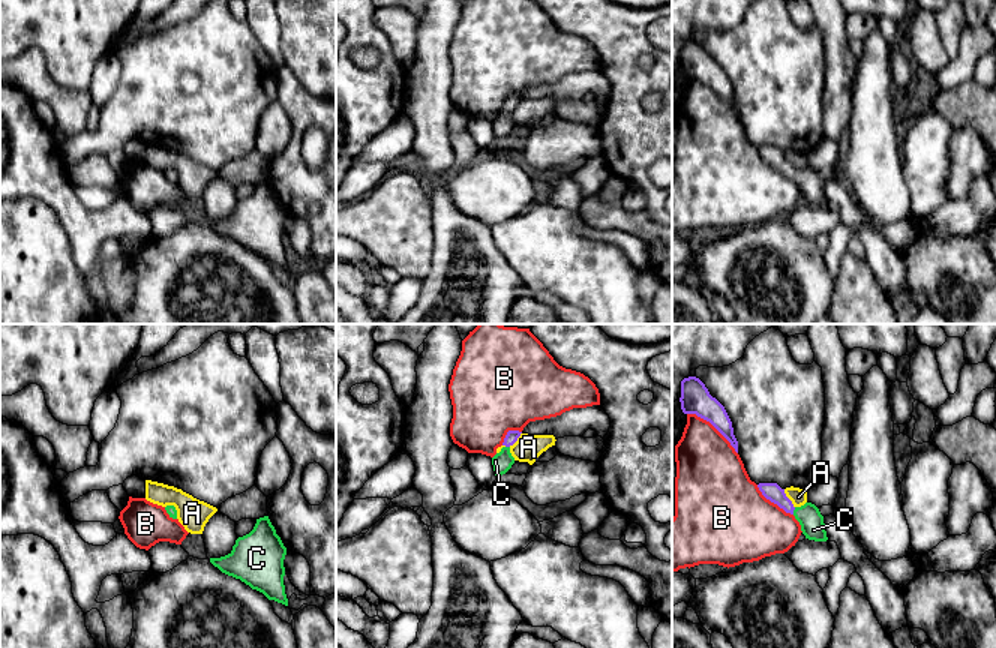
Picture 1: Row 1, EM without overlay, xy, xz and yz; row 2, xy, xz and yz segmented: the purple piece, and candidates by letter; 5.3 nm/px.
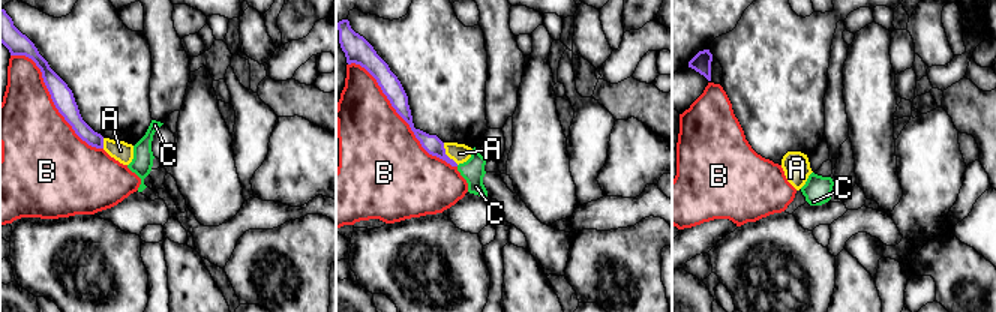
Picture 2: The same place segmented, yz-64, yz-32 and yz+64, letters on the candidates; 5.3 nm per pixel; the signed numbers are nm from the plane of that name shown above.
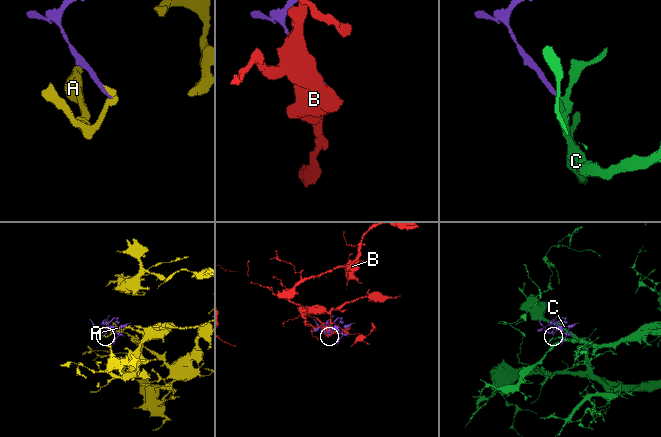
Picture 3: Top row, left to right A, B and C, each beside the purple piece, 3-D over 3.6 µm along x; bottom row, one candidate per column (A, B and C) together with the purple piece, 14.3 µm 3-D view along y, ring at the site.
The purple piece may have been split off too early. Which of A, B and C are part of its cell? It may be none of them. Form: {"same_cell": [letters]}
{"same_cell": ["C"]}

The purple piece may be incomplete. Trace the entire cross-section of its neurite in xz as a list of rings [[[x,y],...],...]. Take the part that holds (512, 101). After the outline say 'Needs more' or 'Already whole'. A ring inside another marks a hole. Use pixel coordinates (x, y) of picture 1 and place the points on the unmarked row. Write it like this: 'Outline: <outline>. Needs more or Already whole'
Outline: [[[508,94],[504,102],[504,106],[502,106],[504,111],[501,112],[500,117],[496,117],[492,122],[492,129],[494,129],[494,135],[495,135],[496,142],[500,140],[506,138],[512,132],[512,129],[514,128],[514,122],[510,117],[510,111],[518,105],[520,98],[522,96],[519,96],[519,94]]]. Needs more

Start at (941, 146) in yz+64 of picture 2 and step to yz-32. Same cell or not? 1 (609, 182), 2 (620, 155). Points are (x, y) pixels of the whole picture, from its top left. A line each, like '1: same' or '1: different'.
1: different
2: different

